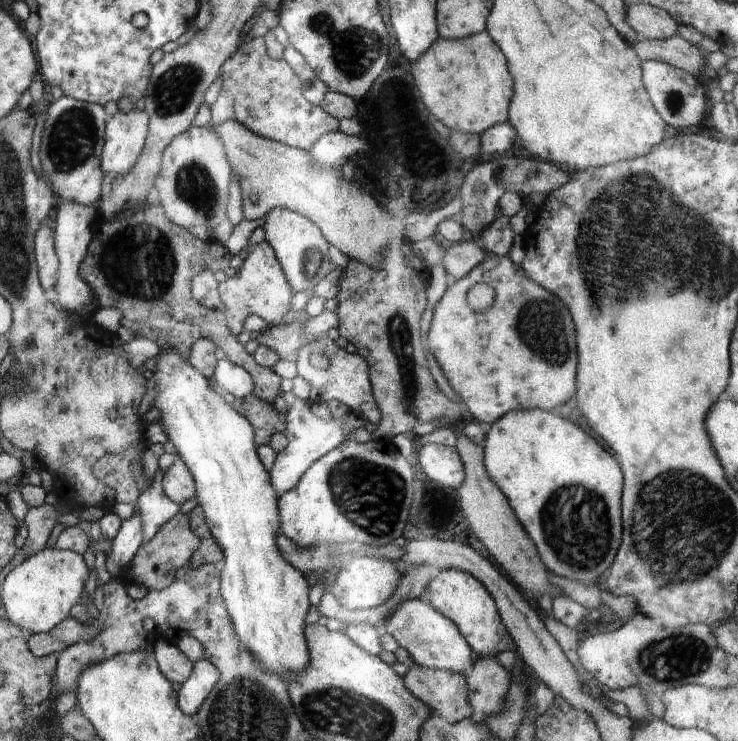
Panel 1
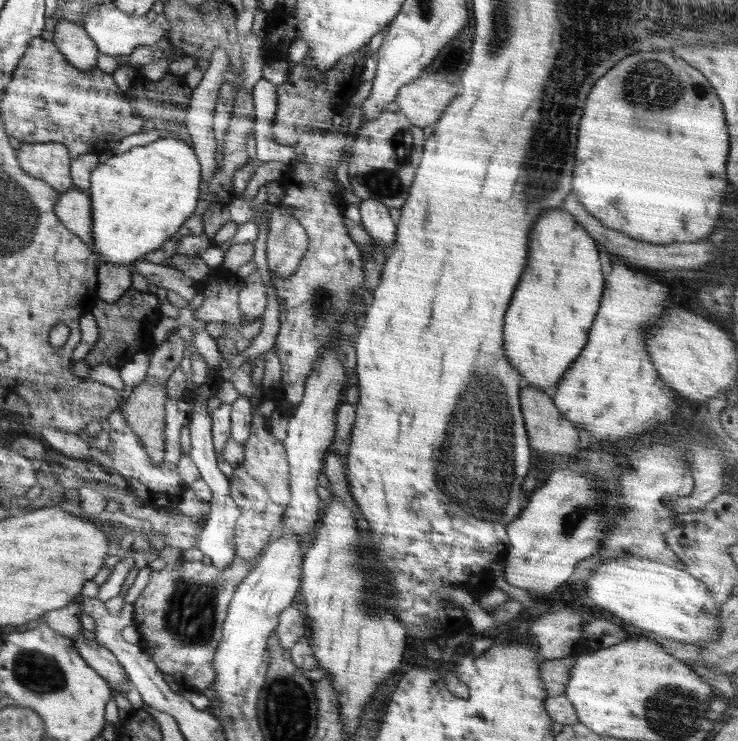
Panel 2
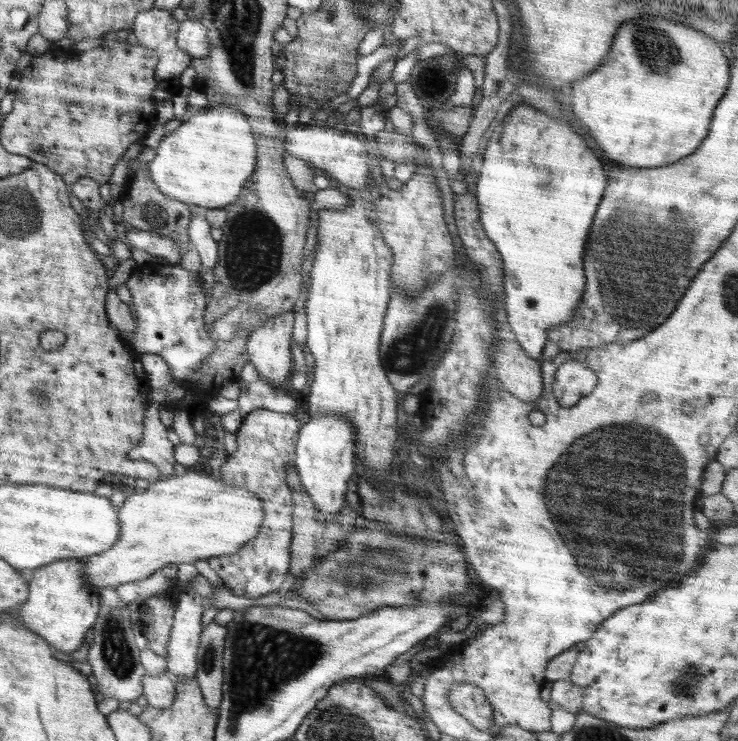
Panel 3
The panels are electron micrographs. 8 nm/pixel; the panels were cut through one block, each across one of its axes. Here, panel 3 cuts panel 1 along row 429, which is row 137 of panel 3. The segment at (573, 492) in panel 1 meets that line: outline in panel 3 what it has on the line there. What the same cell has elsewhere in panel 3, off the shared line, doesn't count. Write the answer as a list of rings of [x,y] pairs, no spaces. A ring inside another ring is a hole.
[[[520,104],[491,131],[492,137],[488,140],[474,188],[484,232],[504,262],[503,286],[508,324],[524,352],[535,359],[539,359],[548,342],[546,332],[554,326],[570,322],[576,304],[582,300],[586,288],[582,256],[596,208],[606,188],[602,166],[586,148],[584,140],[570,128],[568,122],[558,122],[544,114]]]

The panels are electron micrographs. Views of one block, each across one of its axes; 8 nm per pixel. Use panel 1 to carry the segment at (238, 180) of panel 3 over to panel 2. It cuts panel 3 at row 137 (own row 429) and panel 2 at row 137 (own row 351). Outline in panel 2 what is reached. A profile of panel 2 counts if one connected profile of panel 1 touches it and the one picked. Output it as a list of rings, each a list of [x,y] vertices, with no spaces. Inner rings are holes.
[[[160,137],[156,142],[146,144],[146,146],[136,146],[121,154],[104,156],[103,161],[95,169],[92,169],[92,173],[90,173],[90,186],[86,190],[86,193],[90,196],[90,202],[92,202],[92,236],[94,236],[94,248],[96,248],[97,255],[100,256],[102,262],[112,262],[112,264],[132,267],[134,262],[138,261],[138,258],[148,257],[154,250],[158,250],[194,212],[198,196],[200,196],[198,186],[200,186],[201,180],[201,166],[194,149],[175,137]]]

